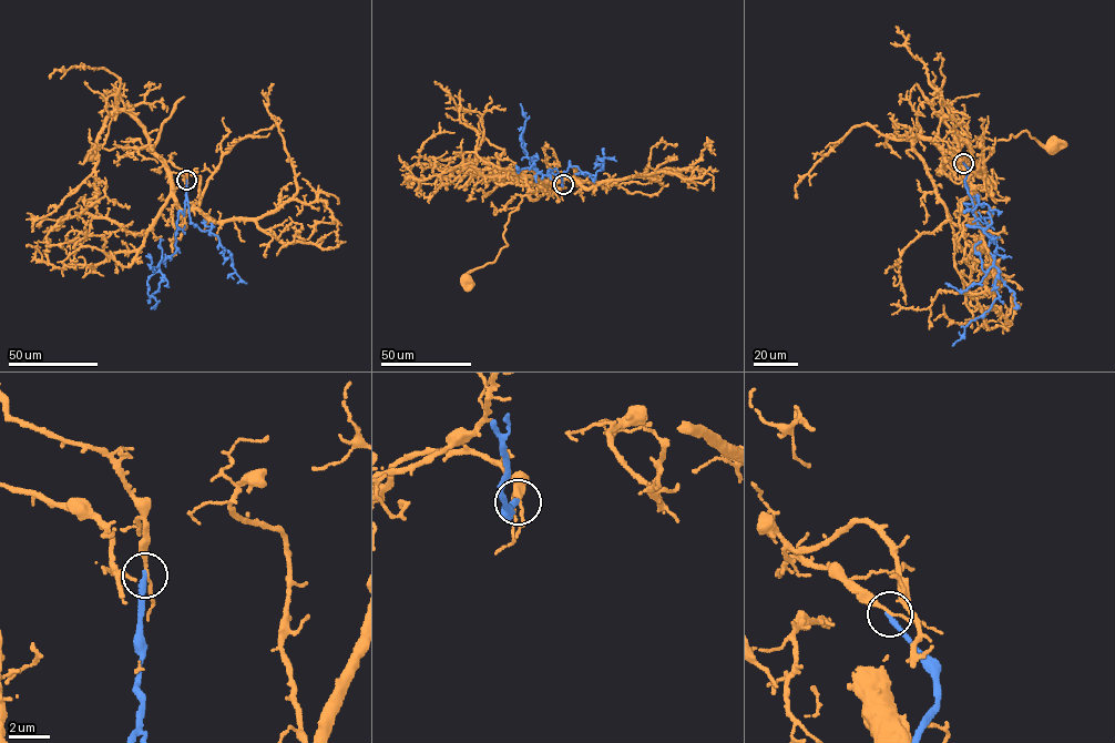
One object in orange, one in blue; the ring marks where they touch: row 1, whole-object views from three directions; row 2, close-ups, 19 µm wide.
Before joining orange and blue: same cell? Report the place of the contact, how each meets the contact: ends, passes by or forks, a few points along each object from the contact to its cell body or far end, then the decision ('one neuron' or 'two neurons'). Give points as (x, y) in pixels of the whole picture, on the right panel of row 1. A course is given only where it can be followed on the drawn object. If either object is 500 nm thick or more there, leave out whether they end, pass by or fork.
place (963, 163); orange passes by; blue ends; course orange (963, 162), (951, 158), (967, 139), (1008, 140), (1025, 131), (1053, 148); course blue (963, 162), (972, 200), (964, 203), (995, 241), (999, 297), (970, 322), (952, 345); two neurons

